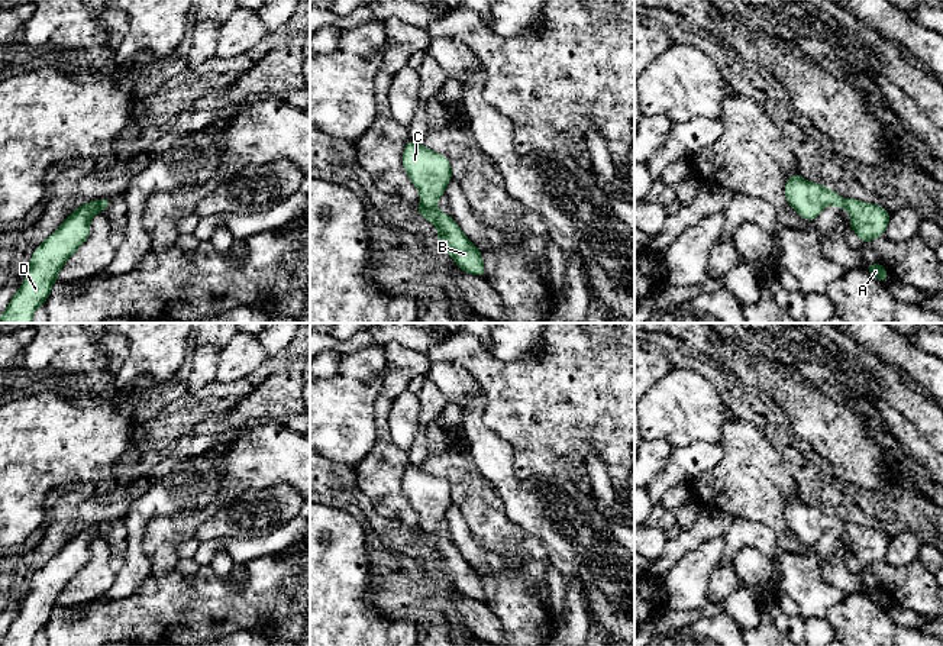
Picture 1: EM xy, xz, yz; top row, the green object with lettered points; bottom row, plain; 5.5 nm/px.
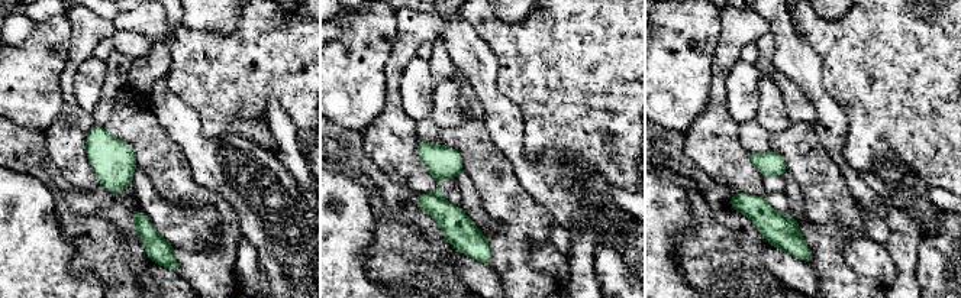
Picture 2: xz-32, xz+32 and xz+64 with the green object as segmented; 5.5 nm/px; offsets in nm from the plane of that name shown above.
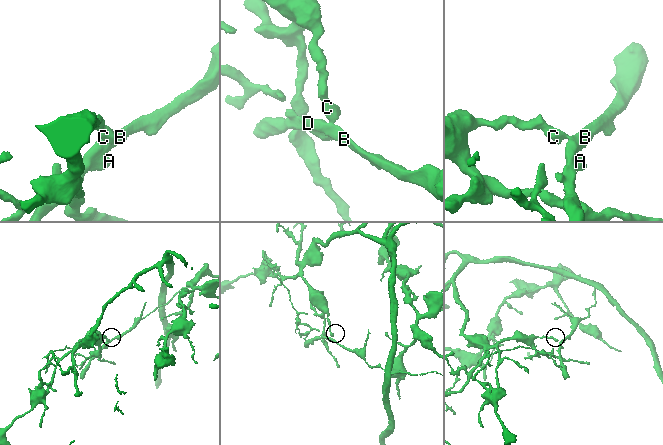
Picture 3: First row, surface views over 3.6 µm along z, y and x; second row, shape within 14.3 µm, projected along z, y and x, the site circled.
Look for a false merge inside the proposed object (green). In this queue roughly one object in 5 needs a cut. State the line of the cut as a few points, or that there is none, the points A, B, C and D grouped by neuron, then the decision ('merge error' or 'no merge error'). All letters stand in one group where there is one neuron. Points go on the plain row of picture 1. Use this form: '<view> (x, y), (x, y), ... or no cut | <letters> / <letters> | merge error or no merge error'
xz (420, 527), (435, 532) | A B D / C | merge error

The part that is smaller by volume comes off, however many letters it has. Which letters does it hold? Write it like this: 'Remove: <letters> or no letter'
Remove: A, B, D

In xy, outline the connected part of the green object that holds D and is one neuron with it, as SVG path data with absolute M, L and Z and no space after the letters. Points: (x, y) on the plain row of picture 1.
M100 524L84 527L33 575L25 607L12 621L0 646L33 646L32 640L49 621L59 594L88 563L90 546L100 534L106 534Z

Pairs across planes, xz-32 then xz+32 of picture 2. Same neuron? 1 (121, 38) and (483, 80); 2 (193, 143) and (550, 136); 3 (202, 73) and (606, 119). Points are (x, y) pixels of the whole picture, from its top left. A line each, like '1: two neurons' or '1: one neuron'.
1: one neuron
2: two neurons
3: one neuron

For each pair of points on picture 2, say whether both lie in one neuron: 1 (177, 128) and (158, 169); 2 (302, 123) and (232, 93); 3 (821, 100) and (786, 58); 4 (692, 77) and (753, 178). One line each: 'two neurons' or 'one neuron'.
1: two neurons
2: one neuron
3: one neuron
4: two neurons

